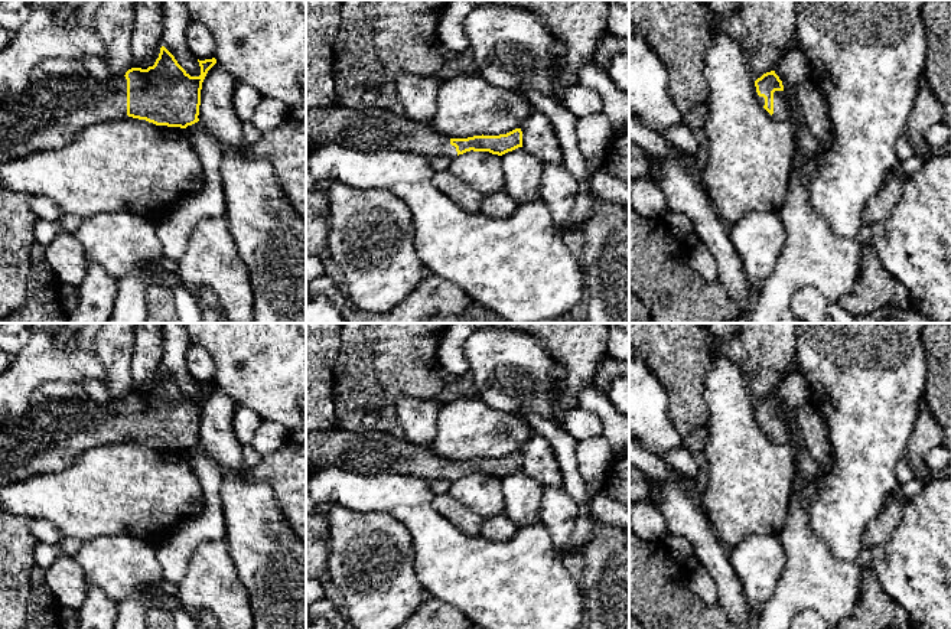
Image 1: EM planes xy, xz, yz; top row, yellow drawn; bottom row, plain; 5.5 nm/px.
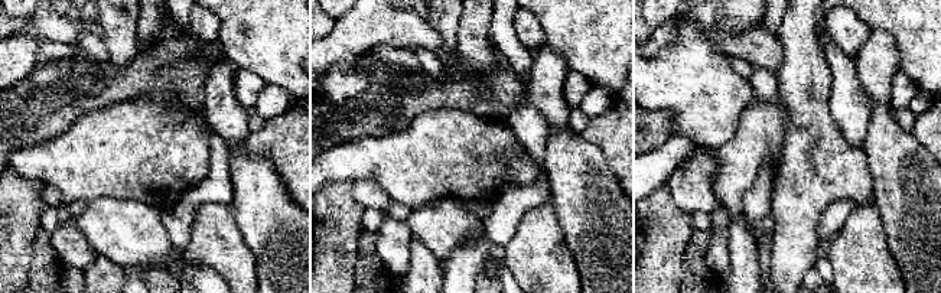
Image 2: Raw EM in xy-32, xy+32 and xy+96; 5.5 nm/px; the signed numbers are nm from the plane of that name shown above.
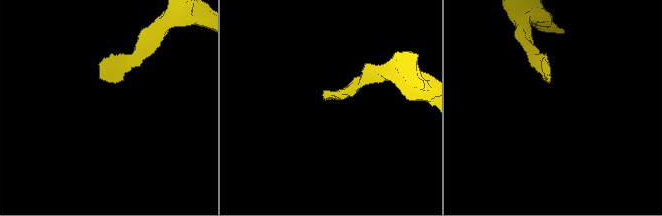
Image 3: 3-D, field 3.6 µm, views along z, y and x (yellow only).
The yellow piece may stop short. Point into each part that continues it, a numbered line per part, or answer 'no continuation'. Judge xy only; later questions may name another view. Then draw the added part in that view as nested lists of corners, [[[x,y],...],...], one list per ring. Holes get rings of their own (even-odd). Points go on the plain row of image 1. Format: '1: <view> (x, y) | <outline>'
1: xy (57, 432) | [[[89,397],[85,400],[35,398],[26,415],[27,421],[12,431],[0,427],[0,489],[39,475],[63,470],[95,446],[128,440],[124,398],[104,405]]]

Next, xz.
1: xz (371, 452) | [[[306,431],[306,480],[328,467],[358,475],[403,473],[434,479],[457,479],[450,459],[434,454],[424,446],[384,431]]]

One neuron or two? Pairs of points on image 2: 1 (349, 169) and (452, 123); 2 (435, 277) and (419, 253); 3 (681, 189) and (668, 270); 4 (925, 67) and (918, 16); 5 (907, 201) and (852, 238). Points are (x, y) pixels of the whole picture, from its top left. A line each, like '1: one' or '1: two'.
1: one
2: one
3: two
4: one
5: two

